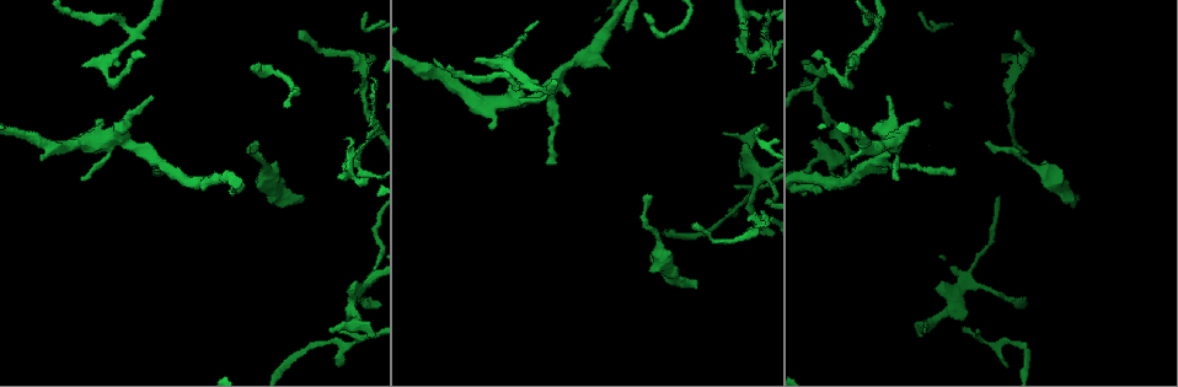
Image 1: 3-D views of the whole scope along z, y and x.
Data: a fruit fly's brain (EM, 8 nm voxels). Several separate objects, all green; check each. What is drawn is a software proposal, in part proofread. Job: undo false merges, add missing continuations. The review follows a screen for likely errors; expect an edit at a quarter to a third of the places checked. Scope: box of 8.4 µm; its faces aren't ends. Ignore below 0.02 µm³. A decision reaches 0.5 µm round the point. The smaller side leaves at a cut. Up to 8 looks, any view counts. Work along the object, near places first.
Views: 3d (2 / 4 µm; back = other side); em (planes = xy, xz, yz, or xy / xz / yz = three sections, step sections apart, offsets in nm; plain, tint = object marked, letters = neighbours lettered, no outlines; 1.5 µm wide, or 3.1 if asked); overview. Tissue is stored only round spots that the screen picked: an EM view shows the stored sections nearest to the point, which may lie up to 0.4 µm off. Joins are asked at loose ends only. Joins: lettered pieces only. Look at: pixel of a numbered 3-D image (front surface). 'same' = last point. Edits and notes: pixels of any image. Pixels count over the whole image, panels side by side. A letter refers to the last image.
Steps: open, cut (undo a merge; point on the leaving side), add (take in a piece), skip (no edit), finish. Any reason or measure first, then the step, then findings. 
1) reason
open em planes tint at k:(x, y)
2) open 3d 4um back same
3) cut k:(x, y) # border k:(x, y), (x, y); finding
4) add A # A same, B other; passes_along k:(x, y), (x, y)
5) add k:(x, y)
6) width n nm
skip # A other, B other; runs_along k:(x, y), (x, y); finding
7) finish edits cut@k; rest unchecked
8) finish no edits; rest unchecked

branch stops here
open em planes plain at 1:(329, 330)

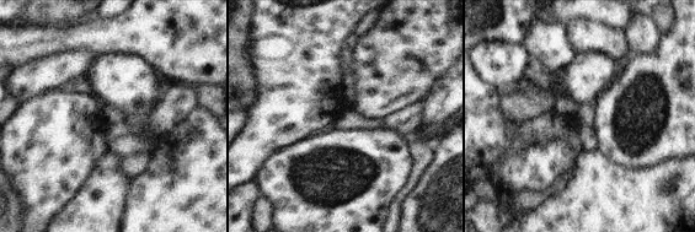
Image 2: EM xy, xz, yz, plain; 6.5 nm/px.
open em planes letters same

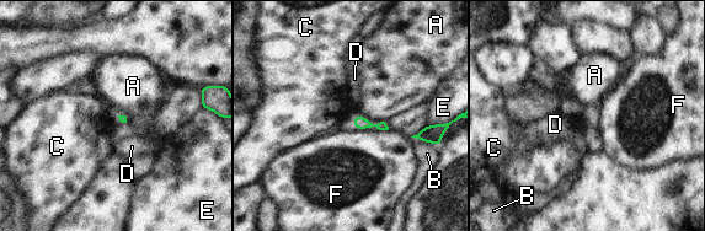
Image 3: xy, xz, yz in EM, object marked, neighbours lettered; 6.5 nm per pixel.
longest_contact F 240 nm
skip # A other, B other, C other, D other, E other, F other; no lettered piece goes on from it

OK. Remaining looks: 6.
free end
open em xy step 4 plain at 1:(300, 195)

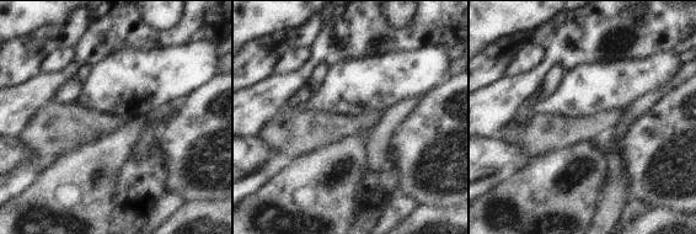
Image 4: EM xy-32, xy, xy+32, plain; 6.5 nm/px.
see the neighbours
open em xy step 4 letters same

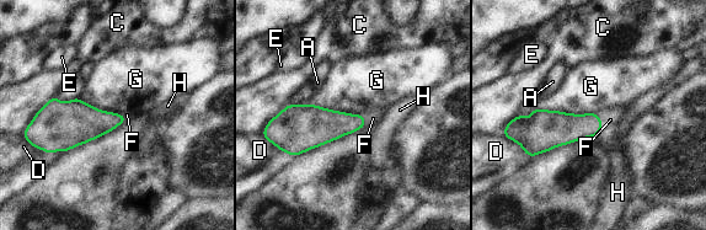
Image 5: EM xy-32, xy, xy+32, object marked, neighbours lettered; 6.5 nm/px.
add 5:(373, 118) # A other, C other, D other, E other, F same, G other, H other; passes_along 5:(324, 126), (359, 114), (373, 118); the neuron continues

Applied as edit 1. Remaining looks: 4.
finish edits add@5; rest unchecked

